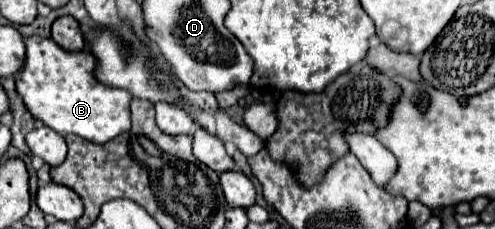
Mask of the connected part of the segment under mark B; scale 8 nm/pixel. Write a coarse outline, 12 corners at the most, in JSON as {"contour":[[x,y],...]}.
{"contour":[[24,38],[16,92],[34,118],[96,144],[128,130],[126,90],[88,50]]}

